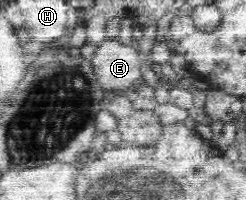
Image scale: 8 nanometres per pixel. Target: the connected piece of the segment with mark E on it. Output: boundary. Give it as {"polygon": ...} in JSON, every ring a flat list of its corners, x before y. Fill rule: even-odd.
{"polygon":[[108,39,95,49,91,59,98,83,116,95,135,89,142,80,139,49]]}

